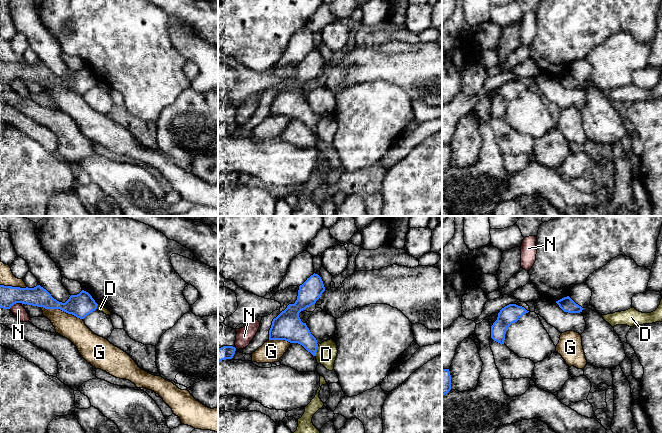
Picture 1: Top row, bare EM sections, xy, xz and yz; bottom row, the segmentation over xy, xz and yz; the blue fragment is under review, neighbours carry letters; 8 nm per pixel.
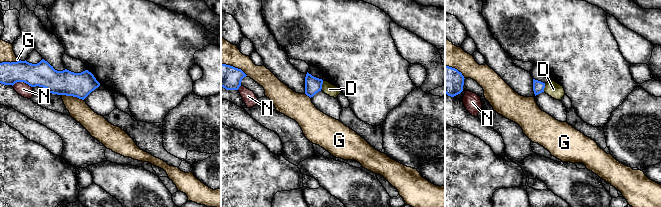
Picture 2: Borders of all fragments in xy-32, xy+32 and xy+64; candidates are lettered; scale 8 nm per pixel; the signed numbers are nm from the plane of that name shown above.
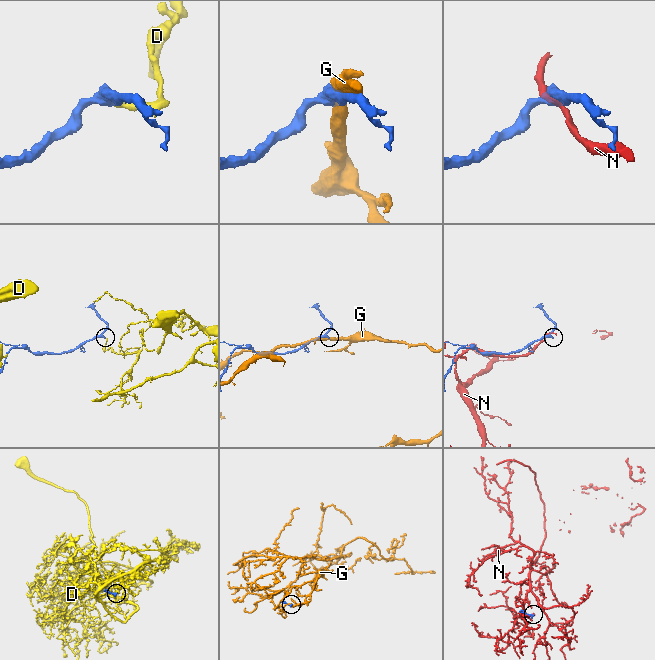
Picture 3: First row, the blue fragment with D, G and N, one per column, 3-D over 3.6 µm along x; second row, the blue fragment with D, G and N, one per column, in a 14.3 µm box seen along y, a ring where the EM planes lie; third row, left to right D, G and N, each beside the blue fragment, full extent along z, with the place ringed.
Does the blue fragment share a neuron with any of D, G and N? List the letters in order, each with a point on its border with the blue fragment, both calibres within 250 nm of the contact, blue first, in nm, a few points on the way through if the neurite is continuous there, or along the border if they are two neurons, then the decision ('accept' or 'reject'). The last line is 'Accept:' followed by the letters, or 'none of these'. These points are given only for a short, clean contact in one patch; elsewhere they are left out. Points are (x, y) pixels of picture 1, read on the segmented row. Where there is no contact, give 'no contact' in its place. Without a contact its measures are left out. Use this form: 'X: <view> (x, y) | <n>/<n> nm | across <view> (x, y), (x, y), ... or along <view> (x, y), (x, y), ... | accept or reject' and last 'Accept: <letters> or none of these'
D: xz (316, 351) | 200/170 nm | along xz (318, 346), (315, 356) | reject
G: xy (61, 309) | 190/190 nm | reject
N: xy (13, 304) | 160/100 nm | reject
Accept: none of these

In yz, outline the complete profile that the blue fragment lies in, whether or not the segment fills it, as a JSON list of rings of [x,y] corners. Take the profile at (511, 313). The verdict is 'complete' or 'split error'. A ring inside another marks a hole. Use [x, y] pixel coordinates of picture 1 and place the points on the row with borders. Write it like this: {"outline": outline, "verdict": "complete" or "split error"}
{"outline": [[[509,304],[502,308],[498,313],[497,320],[491,326],[491,338],[500,344],[504,344],[508,327],[528,312],[524,307],[516,304]]], "verdict": "complete"}

